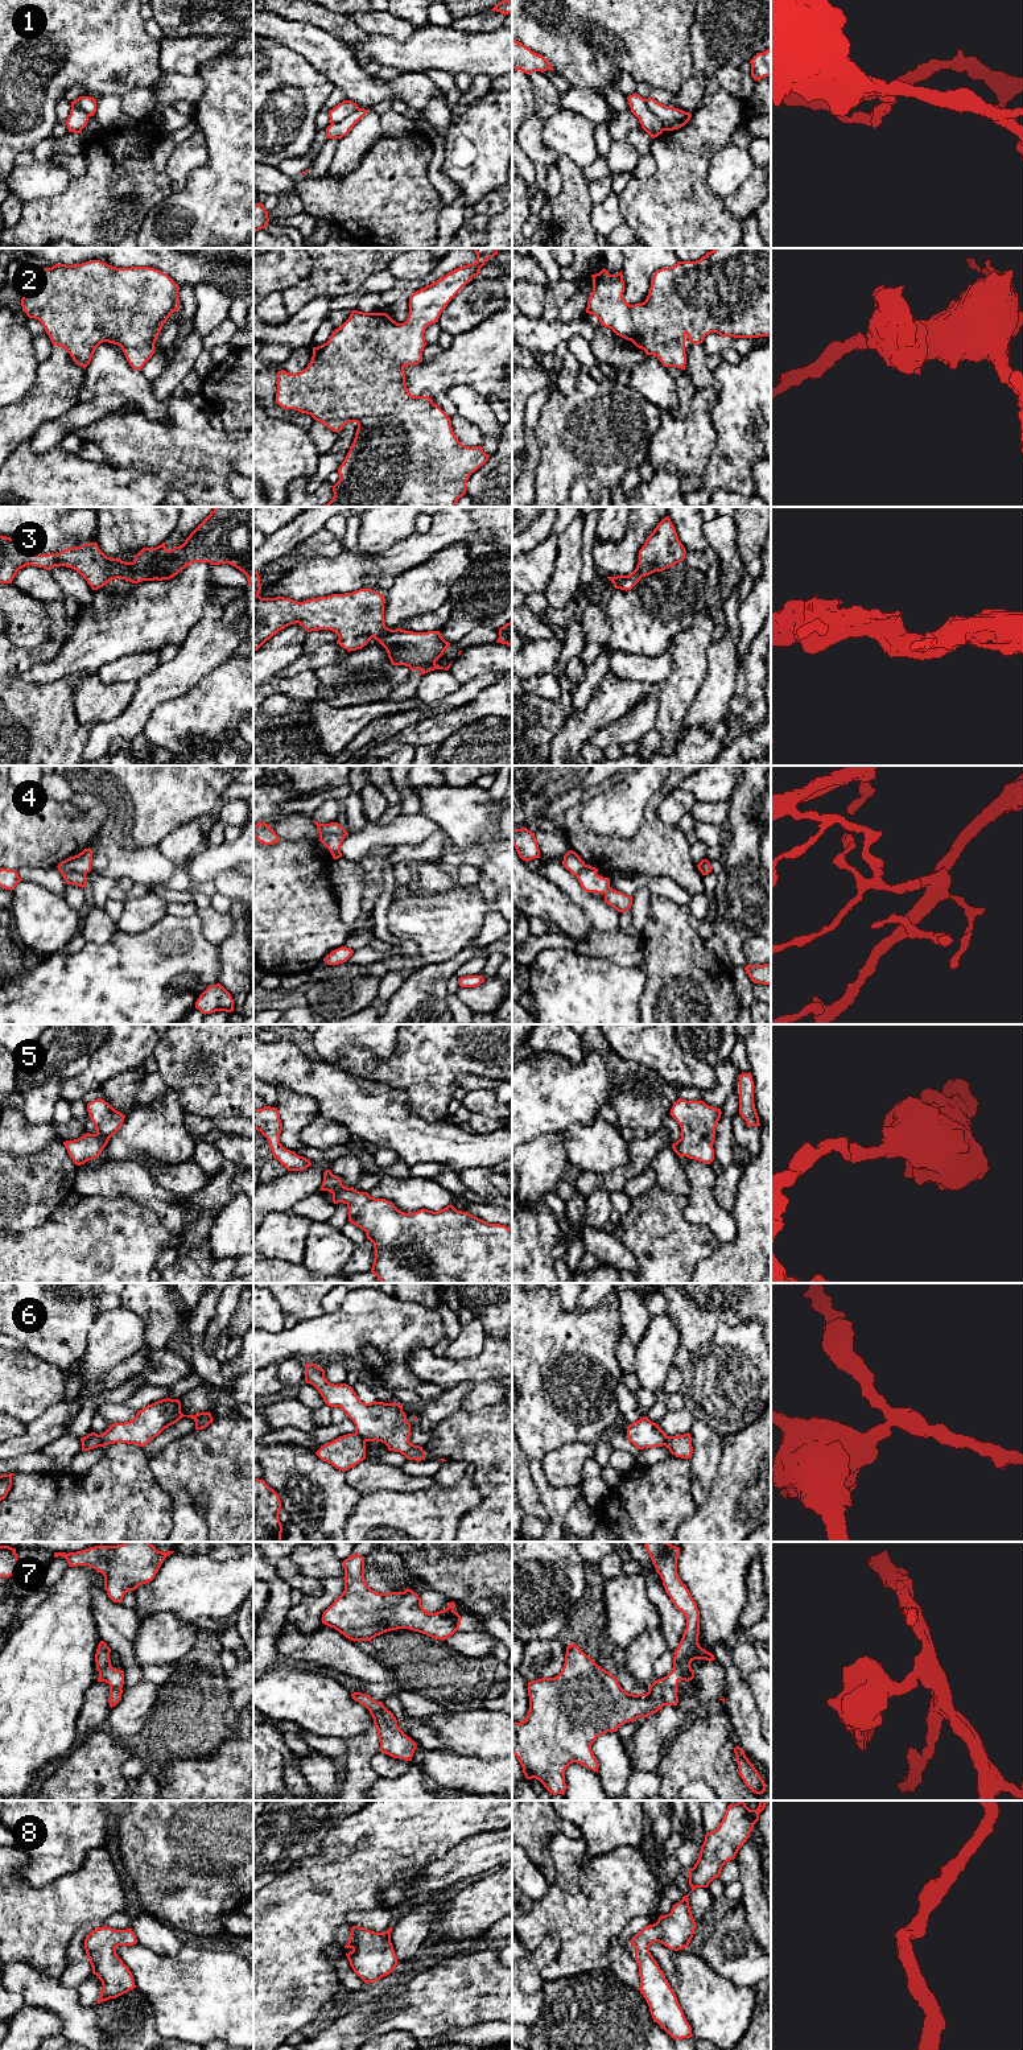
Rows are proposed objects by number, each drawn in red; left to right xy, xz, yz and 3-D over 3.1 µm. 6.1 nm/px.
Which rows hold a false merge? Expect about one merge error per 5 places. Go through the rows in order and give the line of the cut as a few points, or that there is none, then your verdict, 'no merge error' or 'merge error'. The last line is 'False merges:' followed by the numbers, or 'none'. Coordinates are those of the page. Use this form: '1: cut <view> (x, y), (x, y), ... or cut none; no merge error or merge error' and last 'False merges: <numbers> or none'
1: cut yz (644, 99), (648, 110), (664, 130); merge error
2: cut none; no merge error
3: cut none; no merge error
4: cut xz (320, 834), (338, 833), (343, 837); merge error
5: cut none; no merge error
6: cut xy (98, 1435), (103, 1446); merge error
7: cut none; no merge error
8: cut none; no merge error
False merges: 1, 4, 6

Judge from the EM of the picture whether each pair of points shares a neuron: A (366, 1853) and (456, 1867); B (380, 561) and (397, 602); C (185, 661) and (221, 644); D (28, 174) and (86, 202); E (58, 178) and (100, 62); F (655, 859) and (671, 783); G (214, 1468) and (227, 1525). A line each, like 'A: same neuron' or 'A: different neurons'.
A: different neurons
B: different neurons
C: same neuron
D: different neurons
E: different neurons
F: same neuron
G: same neuron

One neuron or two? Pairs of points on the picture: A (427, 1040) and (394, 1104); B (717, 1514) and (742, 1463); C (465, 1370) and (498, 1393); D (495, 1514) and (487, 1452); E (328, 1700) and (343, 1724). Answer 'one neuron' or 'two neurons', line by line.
A: two neurons
B: one neuron
C: two neurons
D: one neuron
E: one neuron

